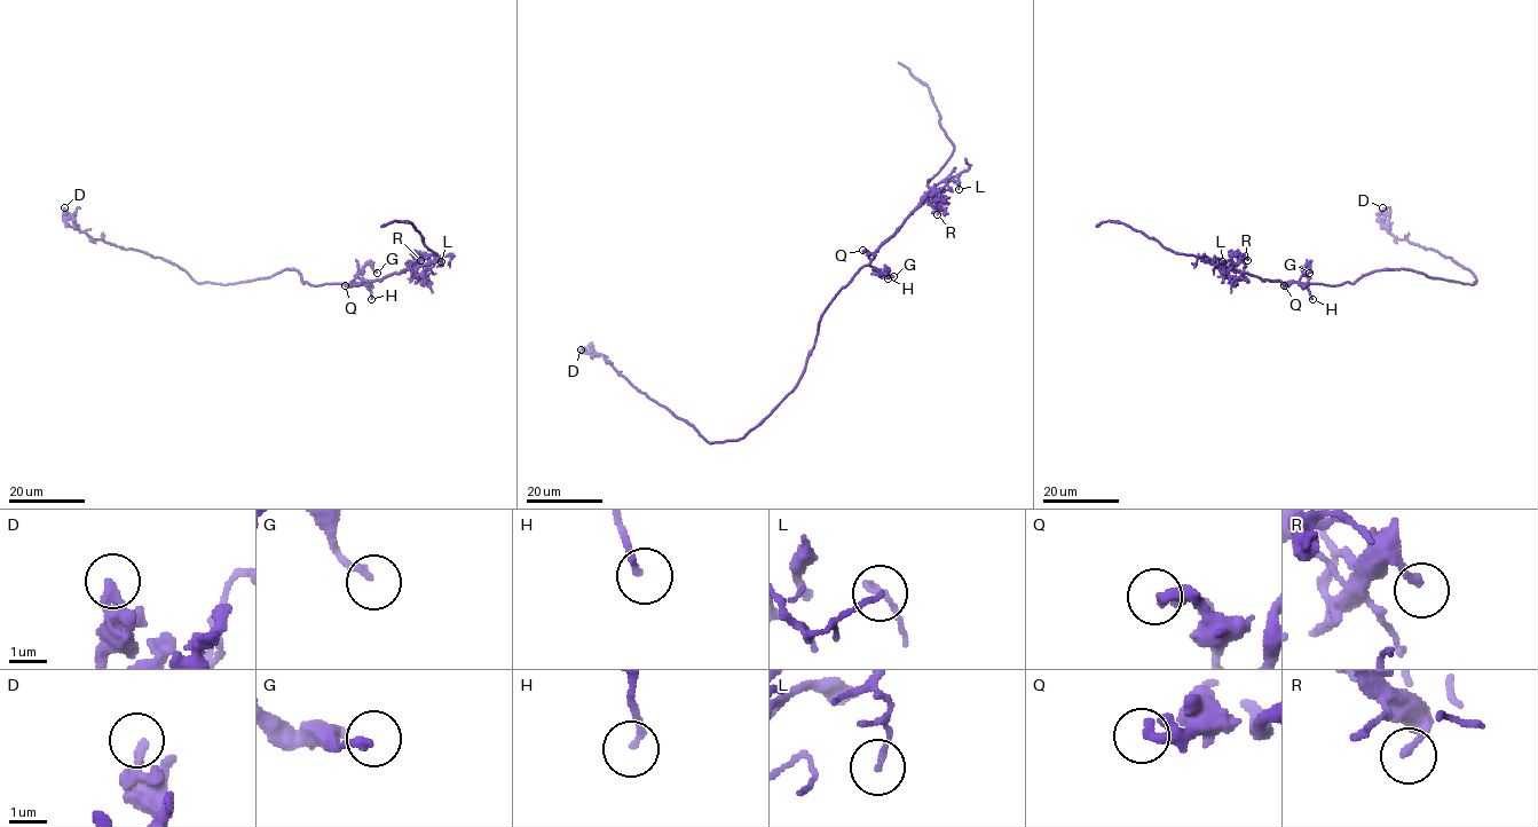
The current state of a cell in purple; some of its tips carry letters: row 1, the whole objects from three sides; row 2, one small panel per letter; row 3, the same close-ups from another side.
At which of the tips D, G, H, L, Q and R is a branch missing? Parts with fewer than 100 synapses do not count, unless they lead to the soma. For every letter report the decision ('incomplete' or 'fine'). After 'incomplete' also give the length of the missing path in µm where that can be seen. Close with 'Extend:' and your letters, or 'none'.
D: fine
G: fine
H: fine
L: fine
Q: fine
R: fine
Extend: none

